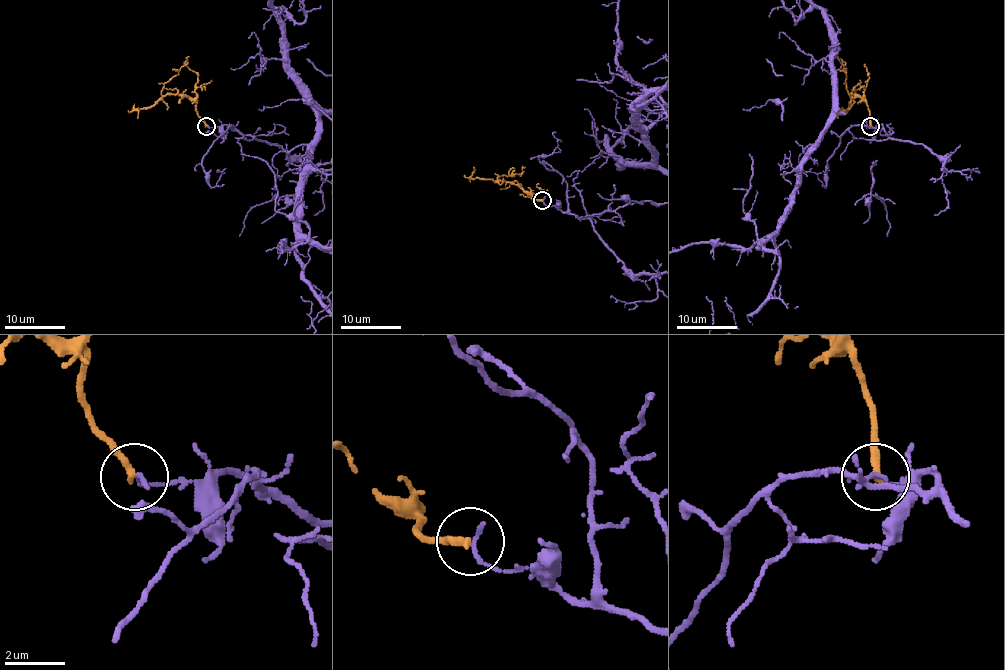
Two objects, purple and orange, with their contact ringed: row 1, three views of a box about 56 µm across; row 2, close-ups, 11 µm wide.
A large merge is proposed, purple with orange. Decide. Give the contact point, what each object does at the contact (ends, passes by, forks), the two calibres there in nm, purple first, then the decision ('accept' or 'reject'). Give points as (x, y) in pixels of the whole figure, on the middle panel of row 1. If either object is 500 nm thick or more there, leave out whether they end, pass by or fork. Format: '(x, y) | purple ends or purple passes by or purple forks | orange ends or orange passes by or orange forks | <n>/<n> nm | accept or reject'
(542, 200) | purple ends | orange ends | 170/260 nm | reject

